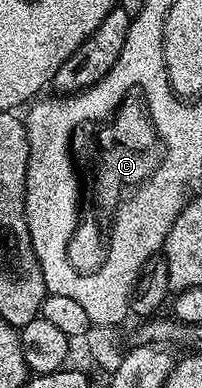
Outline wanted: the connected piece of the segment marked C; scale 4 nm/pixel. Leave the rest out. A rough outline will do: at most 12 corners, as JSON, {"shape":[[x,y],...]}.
{"shape":[[139,84],[67,138],[65,260],[95,276],[169,162]]}

